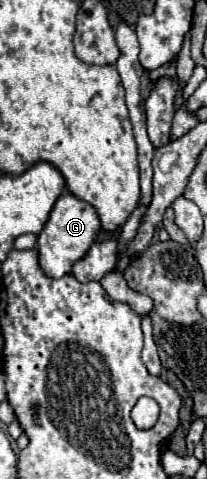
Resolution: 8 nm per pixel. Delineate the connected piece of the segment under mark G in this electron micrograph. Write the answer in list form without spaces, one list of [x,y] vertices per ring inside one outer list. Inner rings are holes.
[[[64,193],[56,201],[48,223],[44,225],[44,229],[38,235],[38,253],[40,253],[42,271],[48,277],[56,277],[56,279],[72,273],[72,265],[86,257],[88,249],[96,243],[100,229],[102,229],[100,217],[96,213],[96,209],[90,203],[74,197],[72,193]]]

